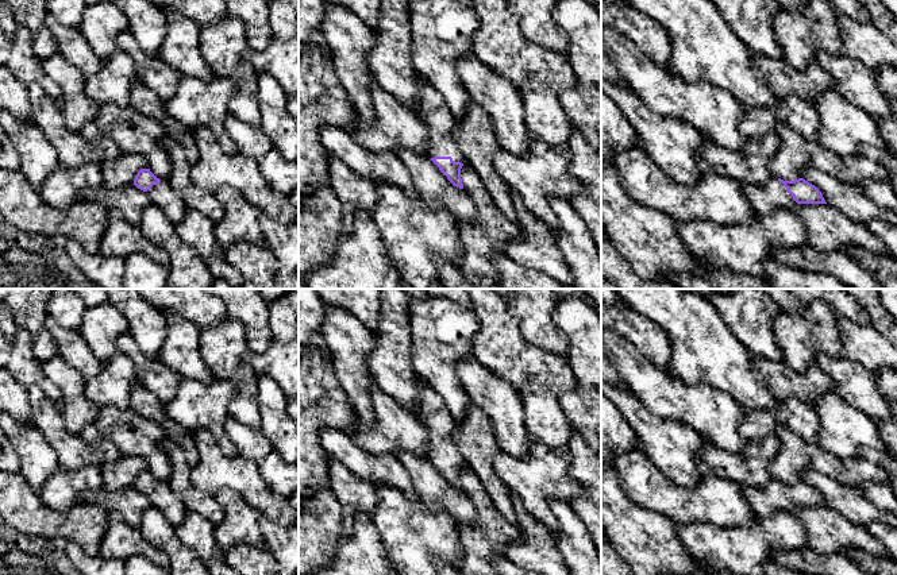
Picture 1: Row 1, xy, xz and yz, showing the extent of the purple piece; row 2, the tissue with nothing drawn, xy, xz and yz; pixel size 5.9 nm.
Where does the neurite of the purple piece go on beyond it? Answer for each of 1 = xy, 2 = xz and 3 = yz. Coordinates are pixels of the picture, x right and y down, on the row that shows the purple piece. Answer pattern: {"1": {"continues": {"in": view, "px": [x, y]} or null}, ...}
{"1": {"continues": {"in": "xy", "px": [170, 203]}}, "2": {"continues": {"in": "xz", "px": [434, 112]}}, "3": {"continues": {"in": "yz", "px": [766, 197]}}}

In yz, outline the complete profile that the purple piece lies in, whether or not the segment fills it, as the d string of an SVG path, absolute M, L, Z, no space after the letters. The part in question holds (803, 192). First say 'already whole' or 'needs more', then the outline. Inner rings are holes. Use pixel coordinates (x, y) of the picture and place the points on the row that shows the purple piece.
needs more; M771 175L765 184L744 184L742 190L759 215L775 209L793 211L797 204L827 204L821 192L804 178L784 181Z

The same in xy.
needs more; M150 169L138 171L134 185L146 192L154 205L157 205L169 220L180 223L188 208L178 193L176 193L168 181L157 178Z

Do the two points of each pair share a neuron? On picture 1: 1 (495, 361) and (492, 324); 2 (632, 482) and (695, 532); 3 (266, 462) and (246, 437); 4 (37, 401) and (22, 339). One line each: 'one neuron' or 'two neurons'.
1: one neuron
2: two neurons
3: one neuron
4: two neurons

